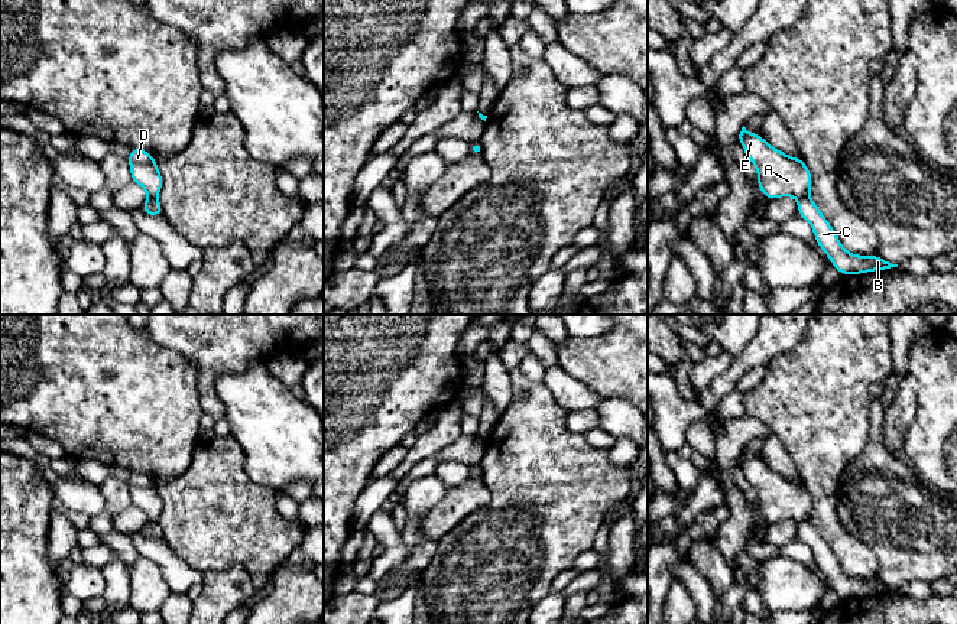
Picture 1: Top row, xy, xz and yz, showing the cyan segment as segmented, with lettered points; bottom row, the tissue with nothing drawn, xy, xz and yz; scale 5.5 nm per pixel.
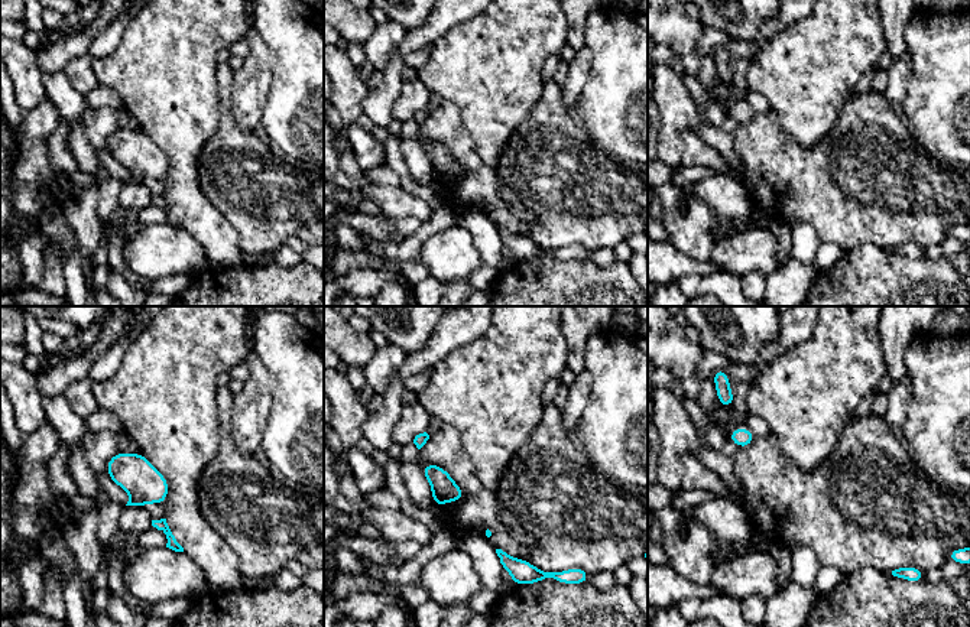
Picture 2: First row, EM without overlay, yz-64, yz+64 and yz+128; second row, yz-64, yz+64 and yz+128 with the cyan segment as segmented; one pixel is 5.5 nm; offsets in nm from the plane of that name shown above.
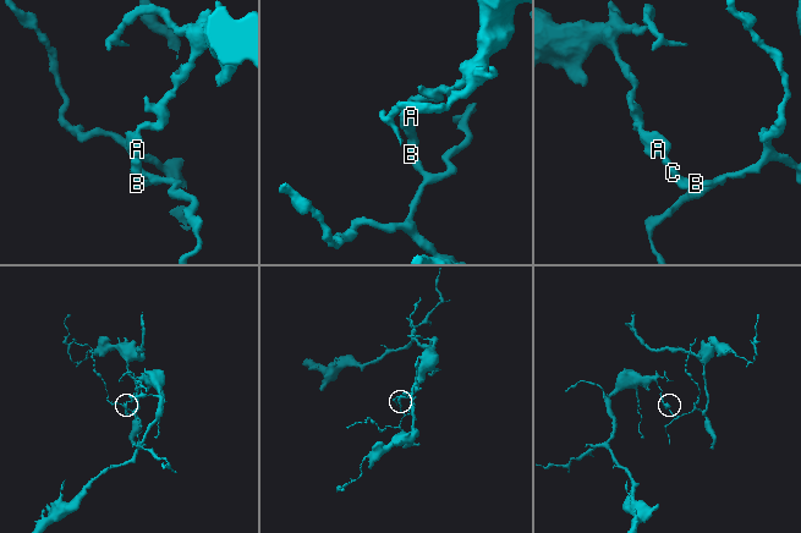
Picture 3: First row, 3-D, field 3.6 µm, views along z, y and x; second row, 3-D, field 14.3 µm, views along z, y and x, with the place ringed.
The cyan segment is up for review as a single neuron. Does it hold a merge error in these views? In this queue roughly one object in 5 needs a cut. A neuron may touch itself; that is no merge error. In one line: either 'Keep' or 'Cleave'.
Cleave

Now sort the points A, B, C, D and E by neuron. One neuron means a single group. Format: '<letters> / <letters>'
A D E / B C

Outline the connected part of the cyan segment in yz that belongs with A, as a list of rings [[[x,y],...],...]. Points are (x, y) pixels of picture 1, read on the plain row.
[[[744,449],[739,462],[744,478],[756,490],[756,508],[768,524],[781,520],[798,523],[810,519],[812,500],[799,480],[791,481],[785,478],[772,471],[762,459],[747,455]]]

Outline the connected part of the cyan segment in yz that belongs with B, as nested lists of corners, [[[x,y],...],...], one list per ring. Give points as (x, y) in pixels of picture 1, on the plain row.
[[[810,519],[798,521],[797,539],[810,546],[818,571],[828,579],[830,586],[841,599],[864,598],[867,595],[898,591],[898,588],[892,588],[877,578],[859,579],[849,576],[840,566],[831,547],[827,545]]]

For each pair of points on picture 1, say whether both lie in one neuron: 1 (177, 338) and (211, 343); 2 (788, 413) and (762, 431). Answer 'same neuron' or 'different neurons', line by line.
1: same neuron
2: different neurons

